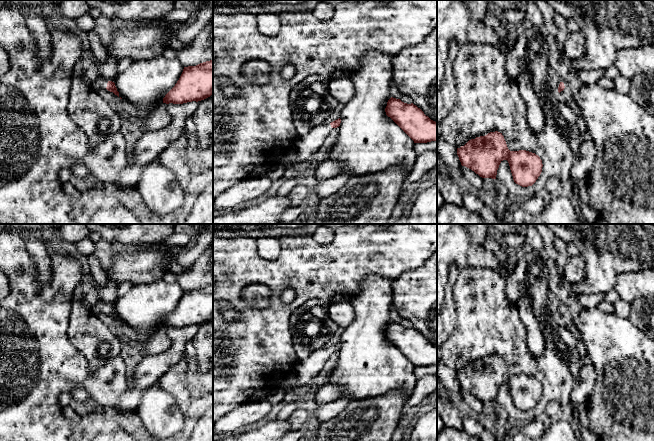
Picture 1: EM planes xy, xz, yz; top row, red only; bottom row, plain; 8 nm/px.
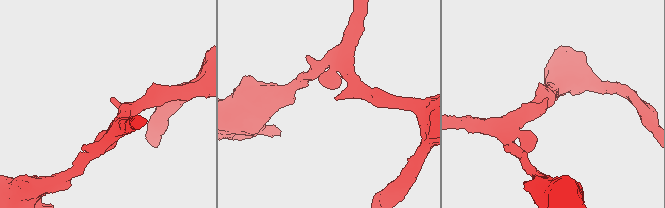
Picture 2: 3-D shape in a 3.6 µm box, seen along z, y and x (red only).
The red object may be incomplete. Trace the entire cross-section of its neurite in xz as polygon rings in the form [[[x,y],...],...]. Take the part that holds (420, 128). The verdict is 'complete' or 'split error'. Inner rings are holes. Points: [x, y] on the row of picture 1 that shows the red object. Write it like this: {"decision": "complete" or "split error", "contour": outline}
{"decision": "complete", "contour": [[[391,97],[385,112],[414,143],[437,141],[437,122],[431,120],[413,103],[407,104]]]}

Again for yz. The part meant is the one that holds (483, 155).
{"decision": "complete", "contour": [[[495,131],[485,136],[469,140],[464,146],[457,148],[457,155],[462,166],[465,166],[482,178],[496,179],[497,170],[503,160],[507,160],[516,184],[522,187],[532,186],[542,172],[542,160],[535,153],[519,150],[510,151],[502,133]]]}

